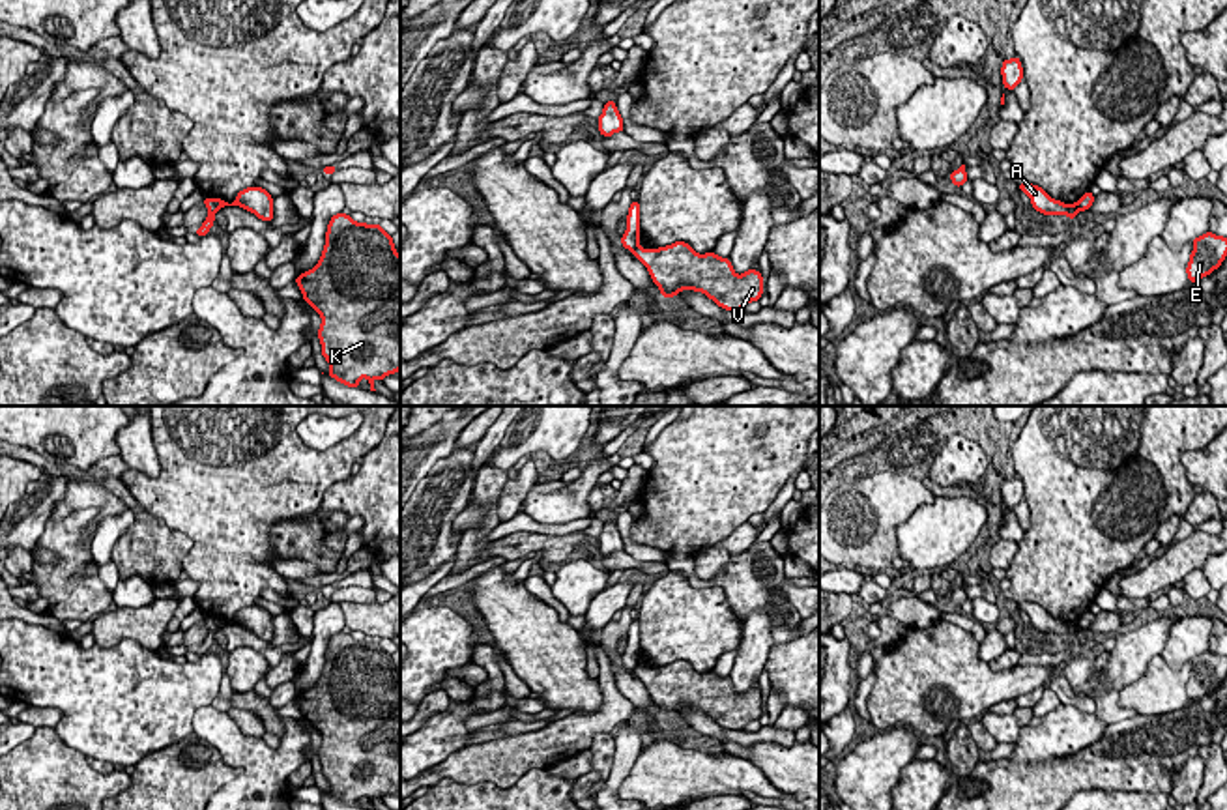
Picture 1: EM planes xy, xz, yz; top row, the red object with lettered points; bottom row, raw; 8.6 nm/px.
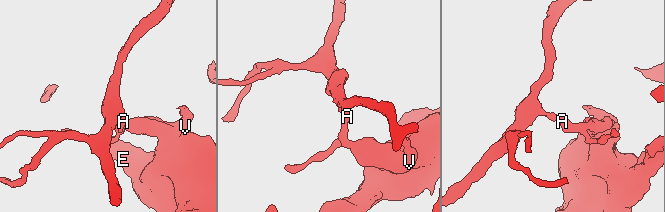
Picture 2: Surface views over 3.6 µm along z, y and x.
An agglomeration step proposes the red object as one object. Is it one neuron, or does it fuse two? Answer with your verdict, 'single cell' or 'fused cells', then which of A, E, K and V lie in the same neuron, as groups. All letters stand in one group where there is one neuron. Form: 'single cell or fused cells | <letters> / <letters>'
fused cells | A / E K V

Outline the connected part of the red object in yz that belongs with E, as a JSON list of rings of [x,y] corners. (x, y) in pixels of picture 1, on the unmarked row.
[[[1205,651],[1191,660],[1193,670],[1186,687],[1188,700],[1195,702],[1210,694],[1227,675],[1227,657]]]

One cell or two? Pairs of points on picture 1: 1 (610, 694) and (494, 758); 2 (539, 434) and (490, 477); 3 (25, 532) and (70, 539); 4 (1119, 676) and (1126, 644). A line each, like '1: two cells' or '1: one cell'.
1: one cell
2: two cells
3: two cells
4: one cell

